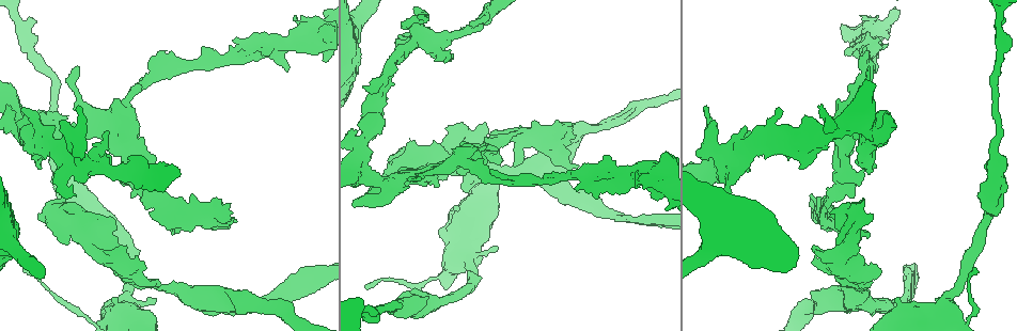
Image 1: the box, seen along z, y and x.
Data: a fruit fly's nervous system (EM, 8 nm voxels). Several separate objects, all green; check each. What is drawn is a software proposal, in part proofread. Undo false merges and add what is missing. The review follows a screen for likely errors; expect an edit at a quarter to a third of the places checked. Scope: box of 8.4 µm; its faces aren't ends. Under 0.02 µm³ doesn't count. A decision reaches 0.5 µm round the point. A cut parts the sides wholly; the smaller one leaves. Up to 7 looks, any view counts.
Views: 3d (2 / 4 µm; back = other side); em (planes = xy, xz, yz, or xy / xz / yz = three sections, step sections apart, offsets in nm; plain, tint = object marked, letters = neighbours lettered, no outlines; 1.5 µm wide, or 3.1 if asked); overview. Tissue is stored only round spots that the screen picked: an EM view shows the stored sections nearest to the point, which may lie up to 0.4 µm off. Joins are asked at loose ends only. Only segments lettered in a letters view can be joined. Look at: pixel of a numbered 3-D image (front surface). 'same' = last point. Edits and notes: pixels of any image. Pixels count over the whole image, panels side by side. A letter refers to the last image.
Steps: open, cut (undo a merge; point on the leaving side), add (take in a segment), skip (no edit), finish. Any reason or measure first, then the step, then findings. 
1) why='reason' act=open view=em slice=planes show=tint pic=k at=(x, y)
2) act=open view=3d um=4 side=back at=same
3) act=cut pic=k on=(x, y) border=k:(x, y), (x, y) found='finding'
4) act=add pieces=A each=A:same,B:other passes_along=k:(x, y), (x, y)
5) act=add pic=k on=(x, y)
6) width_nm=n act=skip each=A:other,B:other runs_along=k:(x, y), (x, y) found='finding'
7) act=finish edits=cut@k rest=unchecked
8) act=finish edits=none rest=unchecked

why='looks like a crossing' act=open view=em slice=planes show=tint pic=1 at=(398, 52)

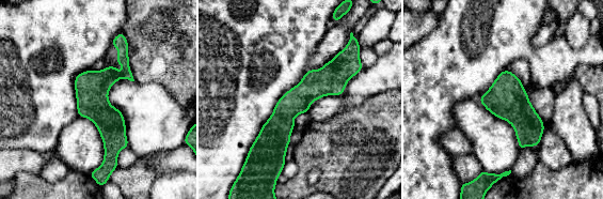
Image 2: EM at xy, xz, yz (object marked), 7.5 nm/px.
why='what lies round it' act=open view=em slice=planes show=letters at=same

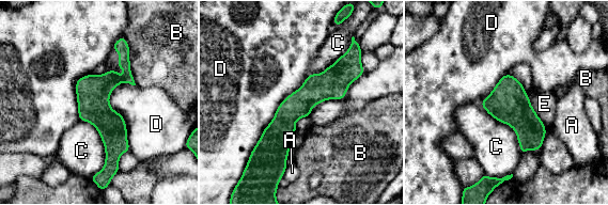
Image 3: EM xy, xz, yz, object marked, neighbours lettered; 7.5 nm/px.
act=skip each=A:other,B:other,C:other,D:other,E:other border=3:(122, 81), (109, 105), (129, 151) found='continuous, no second neuron'

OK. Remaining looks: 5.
why='sudden change in width' act=open view=em slice=planes show=letters pic=1 at=(843, 170)

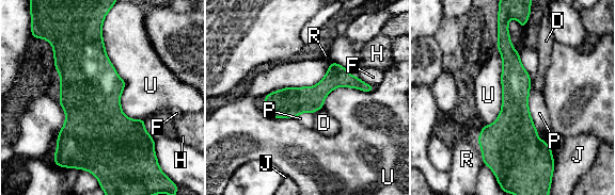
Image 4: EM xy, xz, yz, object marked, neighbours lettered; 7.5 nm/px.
act=skip each=D:other,F:other,H:other,J:other,P:other,R:other,U:other runs_along=4:(365, 87), (330, 81), (267, 113) found='continuous, no second neuron'

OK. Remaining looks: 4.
why='an open end' act=open view=em slice=planes show=letters pic=1 at=(871, 216)

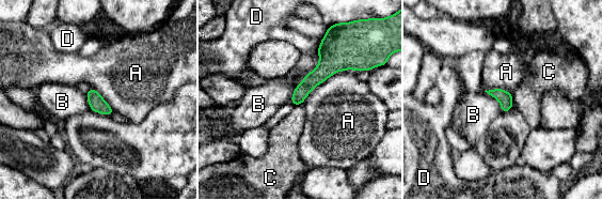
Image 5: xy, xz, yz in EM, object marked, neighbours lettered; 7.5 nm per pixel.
longest_contact=A:500nm act=skip each=A:other,B:other,C:other,D:other border=5:(358, 71), (335, 72), (301, 104) found='none of them fits'

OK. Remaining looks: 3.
act=finish edits=none rest=unchecked

